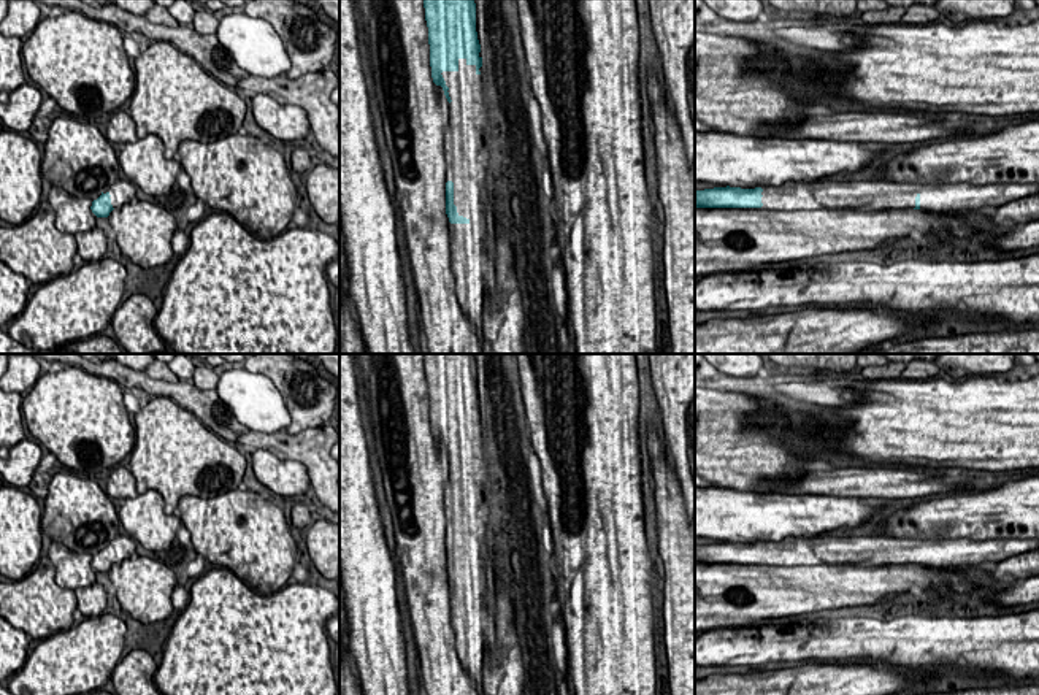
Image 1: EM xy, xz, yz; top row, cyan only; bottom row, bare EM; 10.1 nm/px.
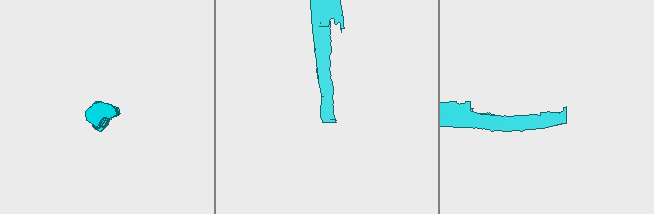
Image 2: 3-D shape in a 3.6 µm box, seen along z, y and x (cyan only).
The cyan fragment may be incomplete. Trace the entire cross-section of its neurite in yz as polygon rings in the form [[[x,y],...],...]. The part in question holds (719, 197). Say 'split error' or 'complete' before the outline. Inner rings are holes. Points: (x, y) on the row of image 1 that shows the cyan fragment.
split error | [[[787,181],[779,187],[714,187],[695,190],[695,208],[763,209],[922,209],[930,213],[990,211],[1039,194],[1039,184],[985,186],[877,181]]]

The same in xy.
split error | [[[117,179],[113,186],[102,190],[100,197],[92,202],[92,213],[97,217],[108,217],[113,209],[121,208],[136,197],[136,186],[128,179]]]

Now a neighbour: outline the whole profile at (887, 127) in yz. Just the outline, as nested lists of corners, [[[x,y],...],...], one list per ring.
[[[839,111],[833,116],[807,114],[796,125],[777,127],[774,136],[788,140],[830,140],[844,143],[868,143],[876,146],[915,144],[931,140],[949,140],[972,135],[982,129],[969,122],[964,127],[947,129],[907,111]]]

